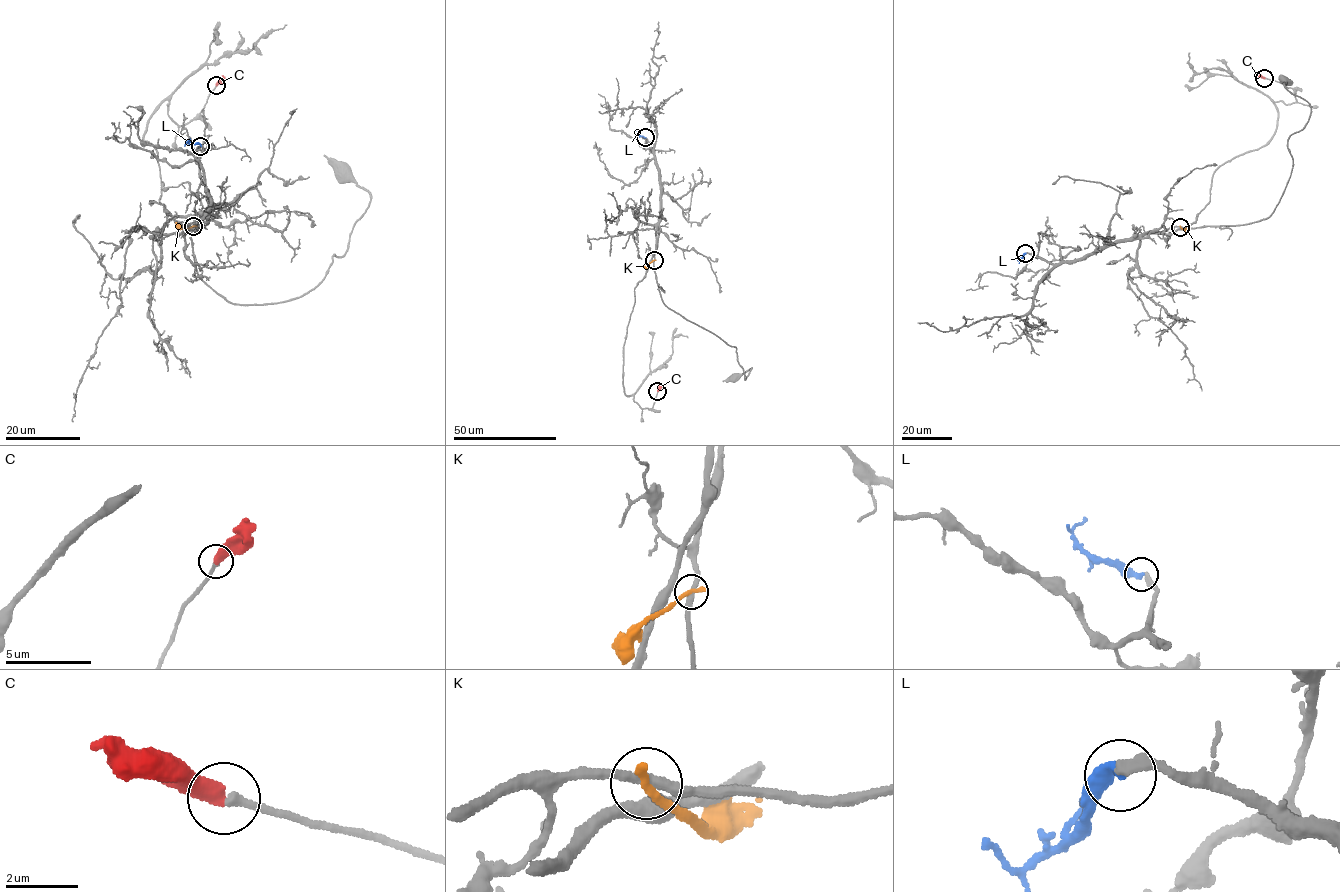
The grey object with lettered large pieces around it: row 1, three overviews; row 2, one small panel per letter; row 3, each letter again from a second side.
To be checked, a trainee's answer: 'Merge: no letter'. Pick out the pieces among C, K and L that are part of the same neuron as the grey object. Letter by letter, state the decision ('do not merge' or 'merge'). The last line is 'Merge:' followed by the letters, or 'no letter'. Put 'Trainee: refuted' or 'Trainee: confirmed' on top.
Trainee: refuted
C: merge
K: do not merge
L: do not merge
Merge: C

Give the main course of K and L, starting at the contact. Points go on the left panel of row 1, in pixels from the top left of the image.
K: (193, 226), (183, 228), (177, 223)
L: (200, 146), (187, 141), (190, 139)

